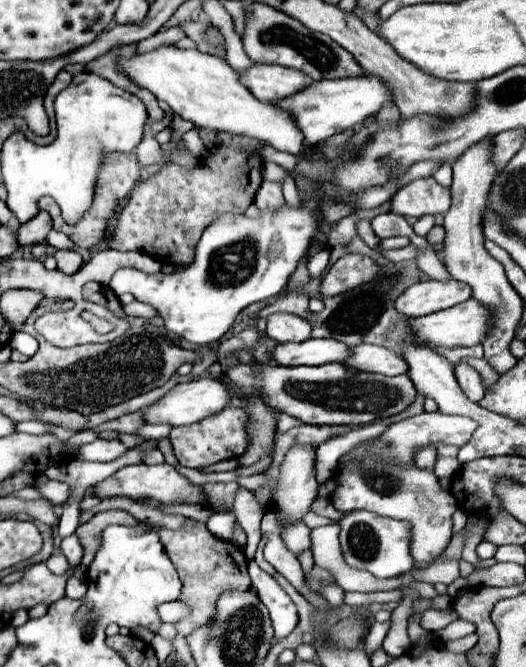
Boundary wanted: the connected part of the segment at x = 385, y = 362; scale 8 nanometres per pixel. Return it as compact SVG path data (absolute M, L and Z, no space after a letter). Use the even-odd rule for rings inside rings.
M355 345L349 351L351 355L341 361L347 369L367 371L367 373L381 373L381 375L401 375L407 373L407 363L403 357L395 355L387 347L379 345Z

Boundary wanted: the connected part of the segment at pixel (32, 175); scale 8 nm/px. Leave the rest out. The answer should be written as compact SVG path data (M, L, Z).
M79 73L73 77L71 85L65 87L55 97L55 119L57 119L57 137L49 145L37 145L25 139L21 131L15 131L9 135L9 139L3 143L1 151L1 167L3 167L3 181L7 187L7 207L15 213L19 223L29 221L39 213L37 201L43 195L51 195L61 211L63 219L69 225L77 225L81 217L89 211L93 197L95 197L95 185L97 185L97 173L103 165L103 153L133 153L143 139L147 131L147 109L139 97L135 97L129 91L123 91L115 85L111 85L107 79L97 77L93 73Z

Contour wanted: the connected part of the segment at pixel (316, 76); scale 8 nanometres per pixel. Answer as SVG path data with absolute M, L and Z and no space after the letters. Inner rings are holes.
M265 3L249 5L243 33L243 47L255 63L277 63L283 67L291 67L303 71L313 81L365 75L363 67L355 61L355 57L351 57L351 53L347 53L343 47L331 41L331 37L323 33L311 33L305 25L299 25L299 21L295 21L293 17L287 17L285 13L279 13L277 9L271 9Z

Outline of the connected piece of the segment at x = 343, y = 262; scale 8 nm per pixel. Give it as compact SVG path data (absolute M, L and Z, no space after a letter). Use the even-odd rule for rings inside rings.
M347 253L337 259L321 279L321 297L335 297L365 283L371 283L381 267L367 255Z

